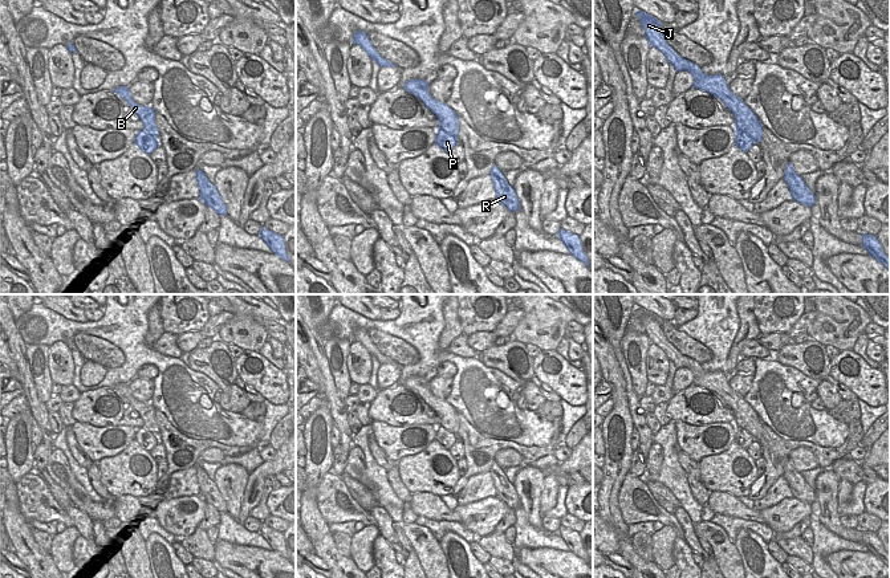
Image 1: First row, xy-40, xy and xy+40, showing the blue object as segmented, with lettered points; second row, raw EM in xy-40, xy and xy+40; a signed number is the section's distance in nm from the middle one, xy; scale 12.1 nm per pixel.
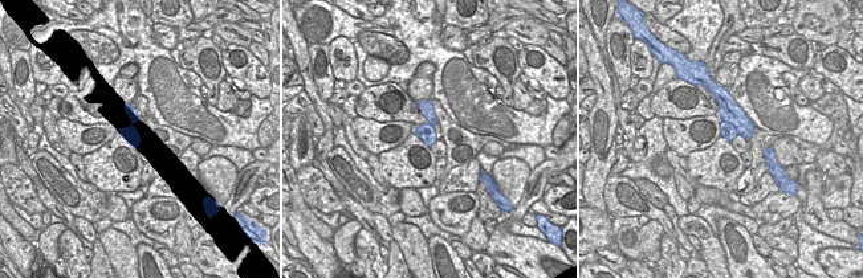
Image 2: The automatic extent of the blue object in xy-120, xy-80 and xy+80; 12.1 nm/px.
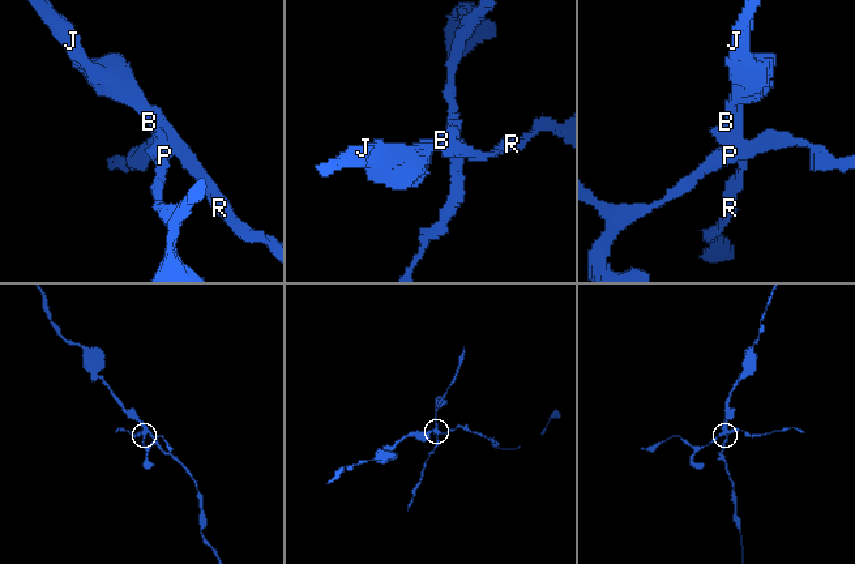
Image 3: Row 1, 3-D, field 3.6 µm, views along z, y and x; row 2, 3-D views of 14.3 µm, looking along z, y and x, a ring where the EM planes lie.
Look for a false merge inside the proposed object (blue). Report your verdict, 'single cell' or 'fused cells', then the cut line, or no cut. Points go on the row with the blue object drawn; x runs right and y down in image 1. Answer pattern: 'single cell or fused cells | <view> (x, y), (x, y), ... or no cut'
fused cells | xy+40 (735, 129), (746, 133), (755, 142)

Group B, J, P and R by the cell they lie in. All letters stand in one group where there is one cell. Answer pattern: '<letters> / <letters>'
B J R / P

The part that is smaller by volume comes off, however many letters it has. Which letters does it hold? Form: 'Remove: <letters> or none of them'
Remove: P

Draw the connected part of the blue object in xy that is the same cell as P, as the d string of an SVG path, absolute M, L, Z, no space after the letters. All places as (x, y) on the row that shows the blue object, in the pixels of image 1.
M436 129L436 138L435 138L435 143L444 151L444 152L450 152L456 144L458 144L458 139L454 138L452 135L444 133L440 129Z

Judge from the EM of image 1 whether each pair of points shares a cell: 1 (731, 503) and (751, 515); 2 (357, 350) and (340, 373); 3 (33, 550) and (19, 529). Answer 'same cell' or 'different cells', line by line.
1: same cell
2: different cells
3: same cell

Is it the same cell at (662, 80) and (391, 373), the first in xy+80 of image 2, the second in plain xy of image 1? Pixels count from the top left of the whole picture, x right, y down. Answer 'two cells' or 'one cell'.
one cell

